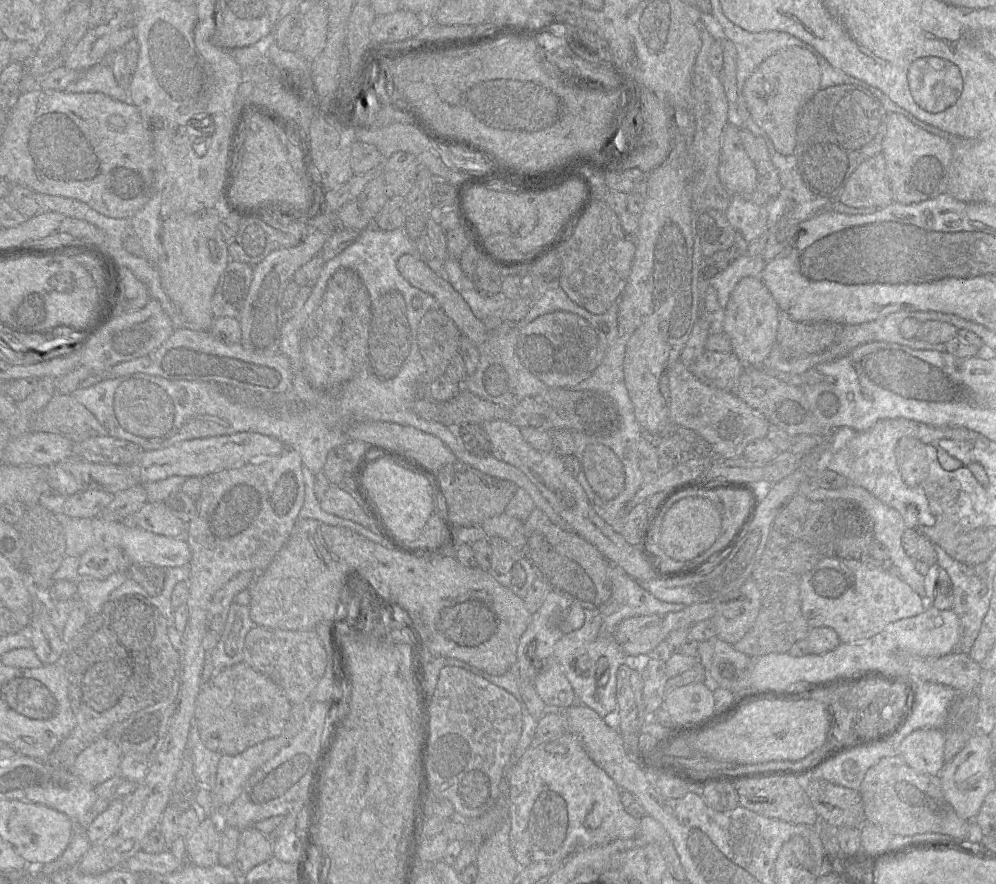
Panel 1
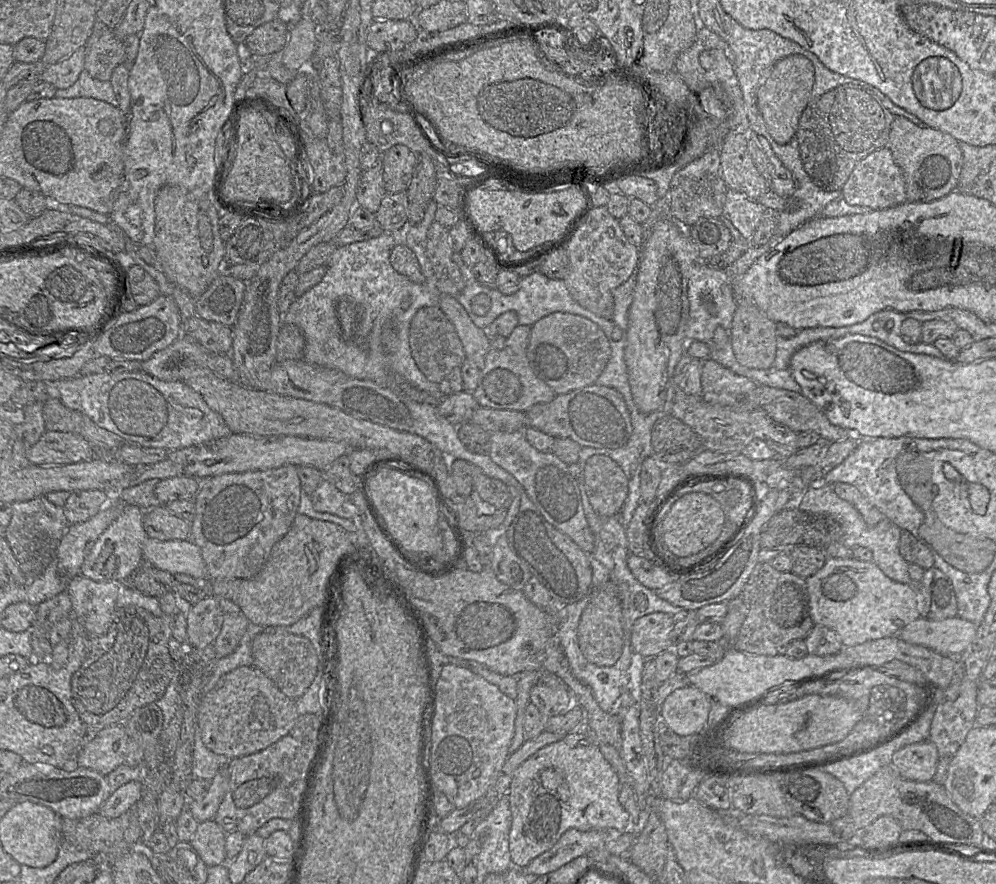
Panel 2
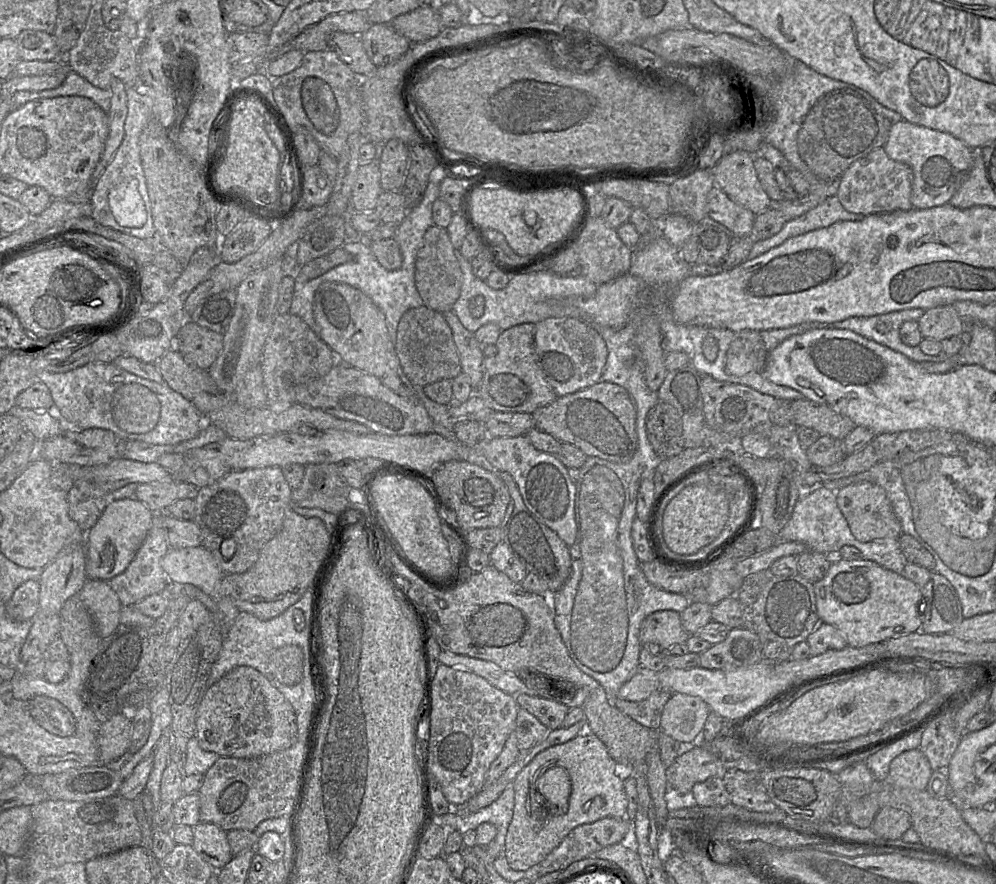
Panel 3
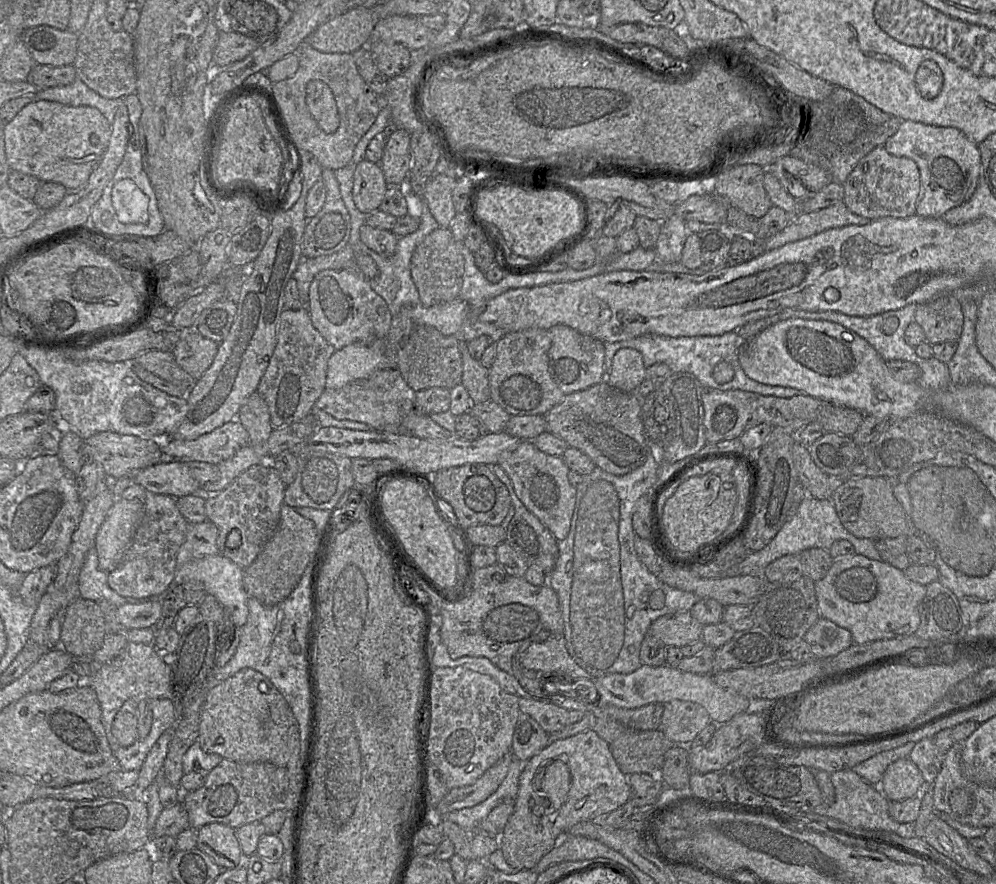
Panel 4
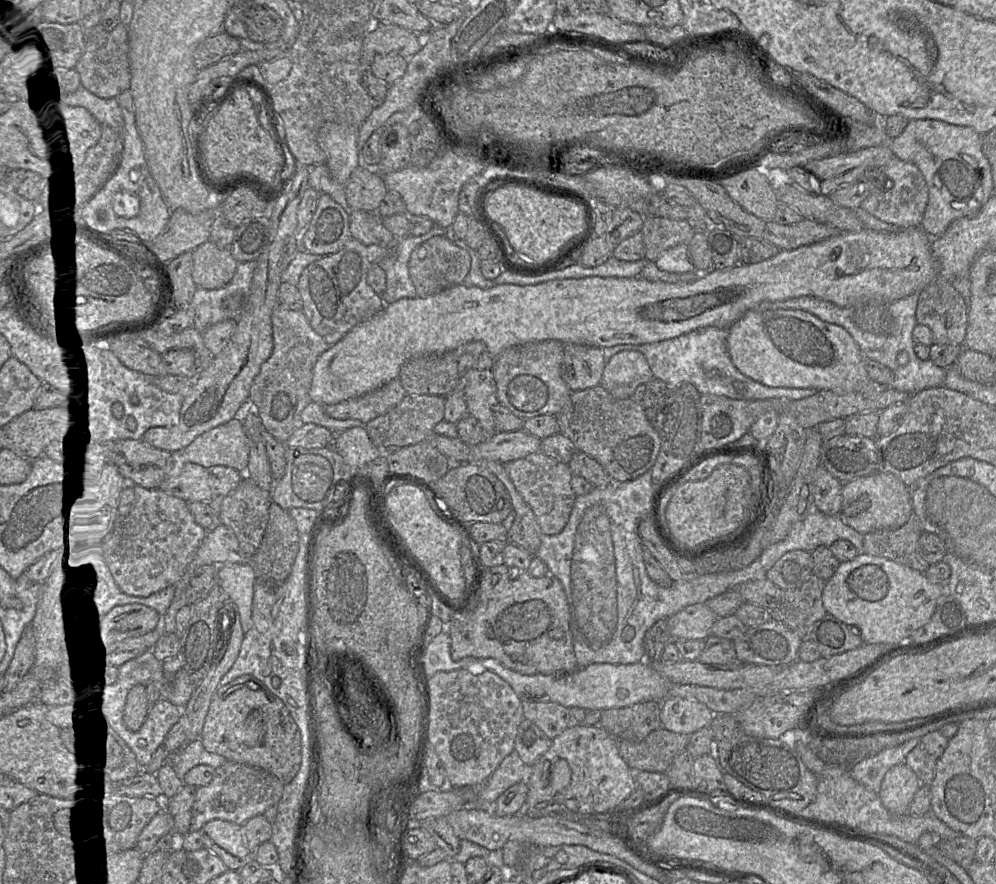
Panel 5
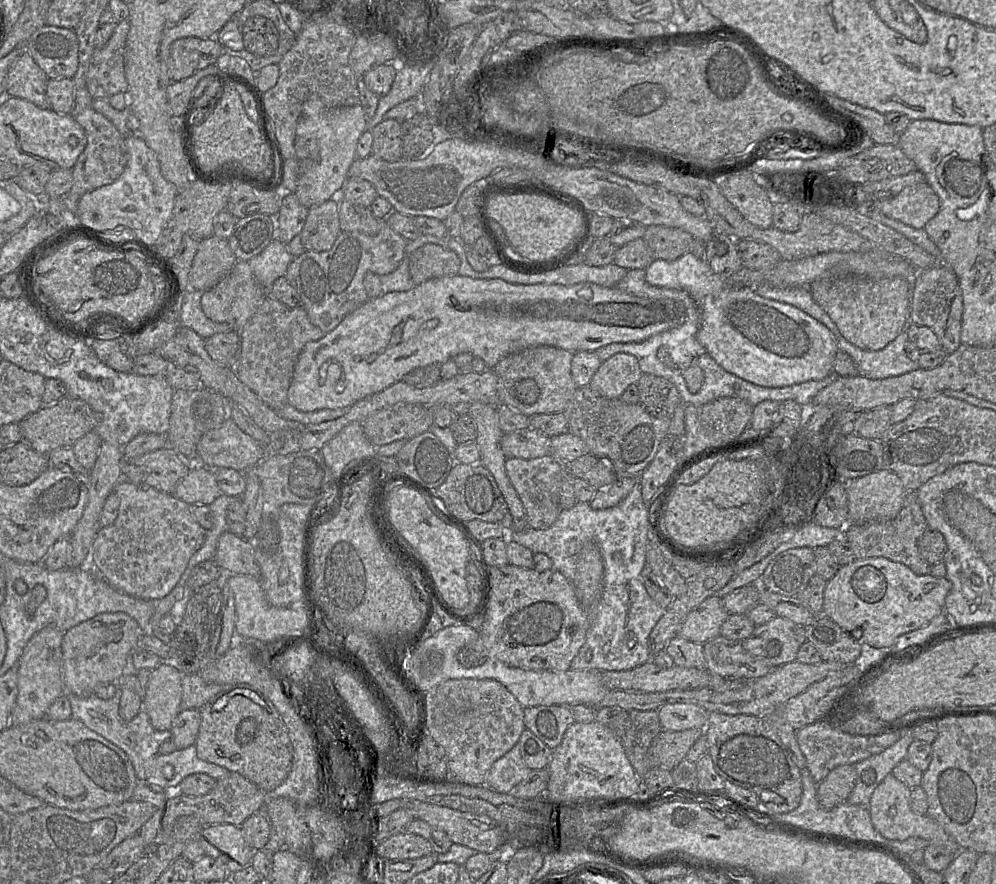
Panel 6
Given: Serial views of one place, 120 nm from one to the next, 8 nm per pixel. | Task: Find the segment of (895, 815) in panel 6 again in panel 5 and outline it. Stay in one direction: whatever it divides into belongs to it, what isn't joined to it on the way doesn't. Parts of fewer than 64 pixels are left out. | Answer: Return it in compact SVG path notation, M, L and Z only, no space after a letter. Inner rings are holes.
M900 763L886 772L878 796L890 813L904 815L920 787L921 782L915 772L906 764Z

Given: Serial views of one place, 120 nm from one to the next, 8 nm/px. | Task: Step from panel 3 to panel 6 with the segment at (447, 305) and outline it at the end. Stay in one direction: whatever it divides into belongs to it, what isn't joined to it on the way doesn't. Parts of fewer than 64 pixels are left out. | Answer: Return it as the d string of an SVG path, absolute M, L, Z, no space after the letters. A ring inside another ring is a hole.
M425 244L409 257L409 274L414 285L428 280L458 275L460 268L458 255L436 244Z

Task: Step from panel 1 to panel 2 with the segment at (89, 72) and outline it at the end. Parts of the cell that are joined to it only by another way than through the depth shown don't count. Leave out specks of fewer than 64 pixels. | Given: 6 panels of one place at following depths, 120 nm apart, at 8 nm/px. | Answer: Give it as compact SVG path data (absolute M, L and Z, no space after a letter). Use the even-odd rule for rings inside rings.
M83 70L77 81L68 88L57 89L55 97L58 98L93 98L107 102L117 107L114 91L109 81L100 81L93 78L87 70Z

